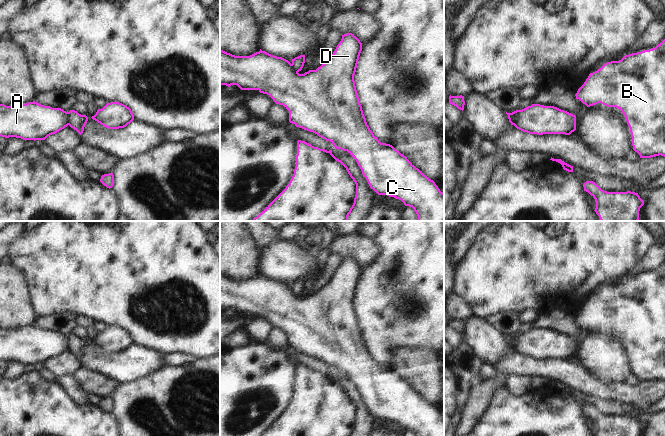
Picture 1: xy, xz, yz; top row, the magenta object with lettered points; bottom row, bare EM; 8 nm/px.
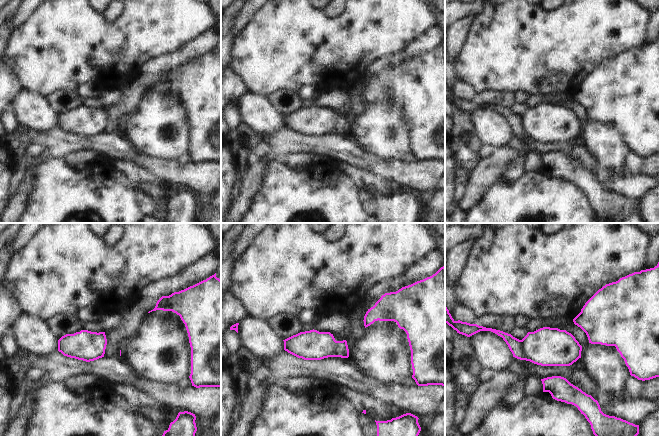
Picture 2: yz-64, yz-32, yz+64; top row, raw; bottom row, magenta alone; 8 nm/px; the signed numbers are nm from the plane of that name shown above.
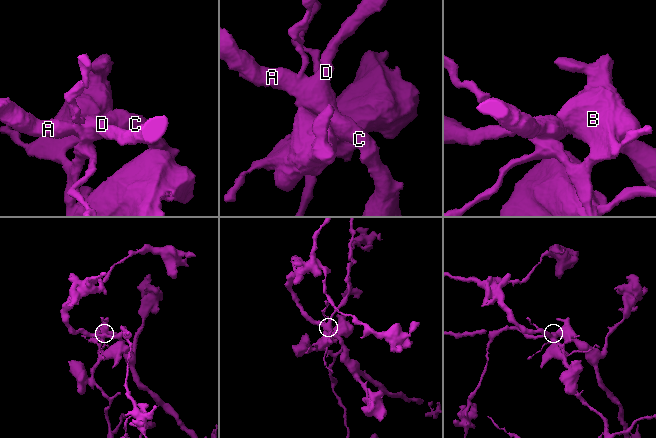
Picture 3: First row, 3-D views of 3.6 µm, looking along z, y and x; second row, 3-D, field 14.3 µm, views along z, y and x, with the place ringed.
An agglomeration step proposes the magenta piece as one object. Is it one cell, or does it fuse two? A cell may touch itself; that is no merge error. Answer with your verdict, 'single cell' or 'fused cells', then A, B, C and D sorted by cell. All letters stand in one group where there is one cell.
fused cells; A C D / B

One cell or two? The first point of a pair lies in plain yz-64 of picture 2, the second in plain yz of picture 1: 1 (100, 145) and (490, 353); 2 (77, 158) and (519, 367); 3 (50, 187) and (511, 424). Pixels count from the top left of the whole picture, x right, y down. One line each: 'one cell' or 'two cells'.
1: two cells
2: two cells
3: one cell

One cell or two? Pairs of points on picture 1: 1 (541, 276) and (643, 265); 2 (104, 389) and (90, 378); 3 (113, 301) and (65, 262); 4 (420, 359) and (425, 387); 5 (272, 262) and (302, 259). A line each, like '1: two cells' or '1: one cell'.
1: two cells
2: one cell
3: one cell
4: one cell
5: one cell

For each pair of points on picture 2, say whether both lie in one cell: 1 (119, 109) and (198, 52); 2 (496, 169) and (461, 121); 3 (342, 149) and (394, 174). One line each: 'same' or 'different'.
1: same
2: different
3: same

